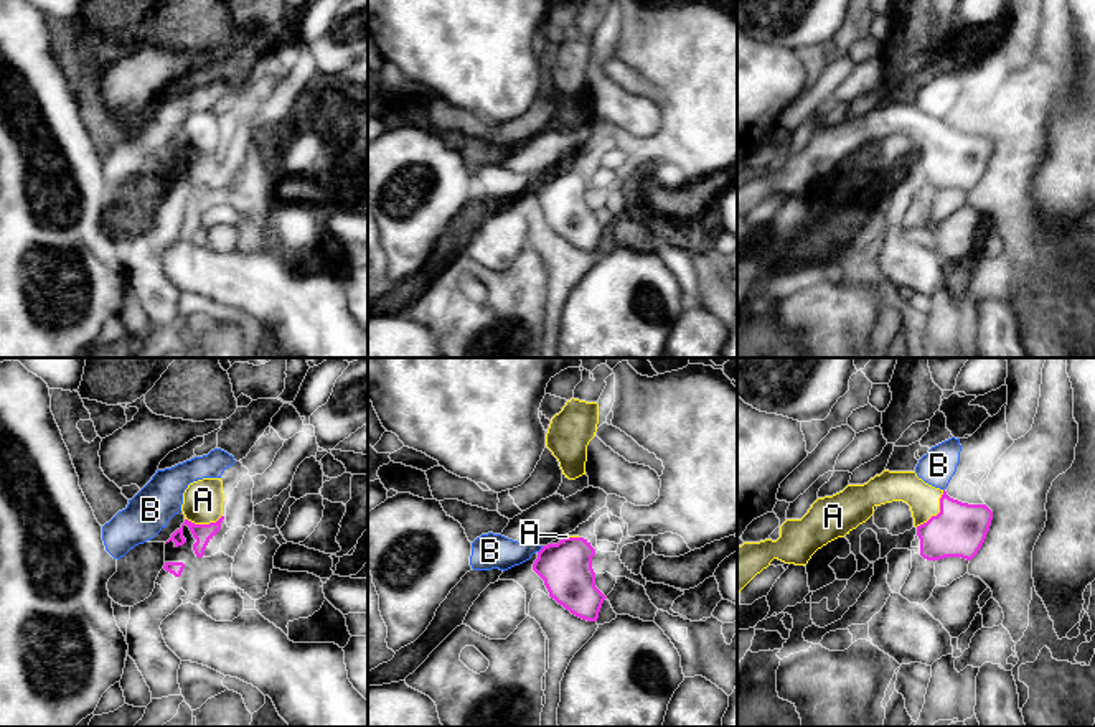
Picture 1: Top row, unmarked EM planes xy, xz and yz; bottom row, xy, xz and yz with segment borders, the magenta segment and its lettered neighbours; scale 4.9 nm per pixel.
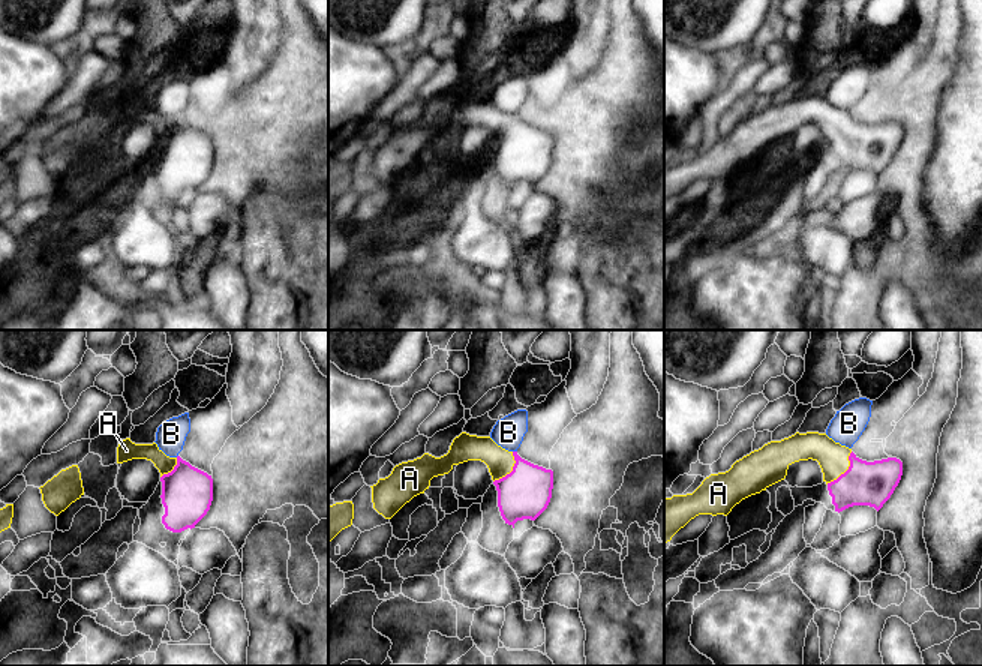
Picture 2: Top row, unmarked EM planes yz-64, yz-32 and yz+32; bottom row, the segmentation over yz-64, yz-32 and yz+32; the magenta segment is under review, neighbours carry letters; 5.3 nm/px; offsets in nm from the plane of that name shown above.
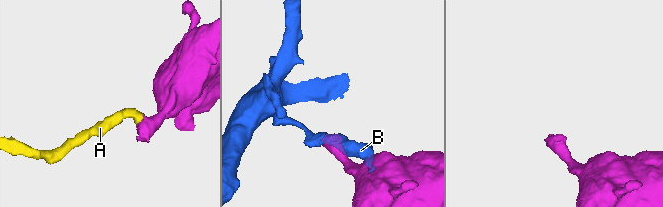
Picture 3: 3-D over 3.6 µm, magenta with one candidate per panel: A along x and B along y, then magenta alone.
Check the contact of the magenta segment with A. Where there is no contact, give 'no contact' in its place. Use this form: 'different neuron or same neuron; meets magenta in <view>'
same neuron; meets magenta in yz

